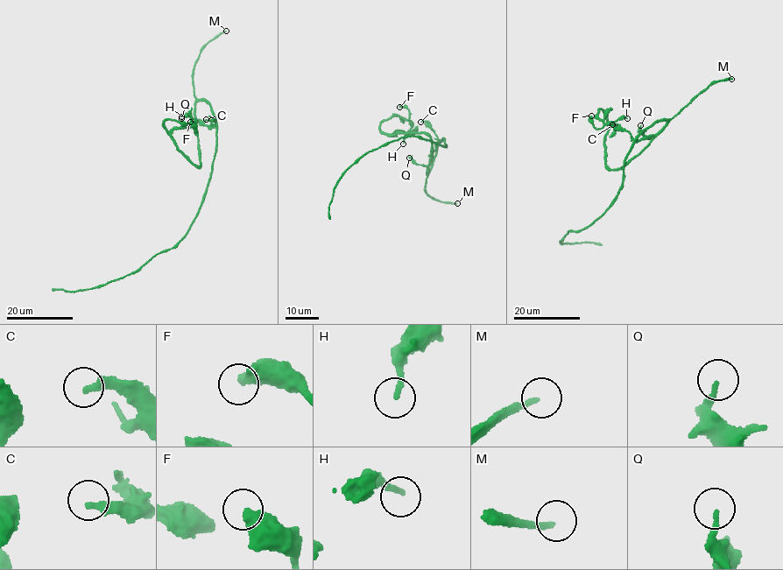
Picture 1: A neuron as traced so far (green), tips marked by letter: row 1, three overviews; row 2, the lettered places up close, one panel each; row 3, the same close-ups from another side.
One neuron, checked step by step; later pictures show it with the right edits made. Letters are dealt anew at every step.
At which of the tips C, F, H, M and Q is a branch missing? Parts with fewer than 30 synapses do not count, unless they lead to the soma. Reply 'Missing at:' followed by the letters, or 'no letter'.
Missing at: M

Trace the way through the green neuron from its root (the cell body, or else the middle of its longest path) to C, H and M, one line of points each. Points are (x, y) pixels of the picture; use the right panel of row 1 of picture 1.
C: (625, 158), (632, 143), (645, 130), (658, 122), (667, 121), (654, 135), (636, 141), (612, 124)
H: (625, 158), (645, 130), (667, 121), (610, 169), (599, 110), (604, 123), (627, 118)
M: (625, 158), (632, 143), (645, 130), (658, 122), (673, 118), (693, 97), (714, 83), (731, 79)

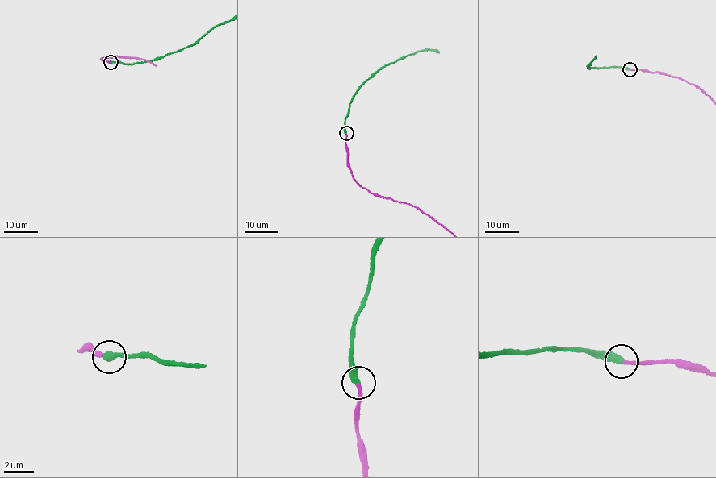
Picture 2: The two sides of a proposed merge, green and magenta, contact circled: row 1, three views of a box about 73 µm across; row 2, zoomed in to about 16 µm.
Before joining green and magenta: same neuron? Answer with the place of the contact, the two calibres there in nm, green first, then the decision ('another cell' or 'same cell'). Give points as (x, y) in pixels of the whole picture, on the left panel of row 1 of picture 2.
(110, 62) | 460/240 nm | same cell

